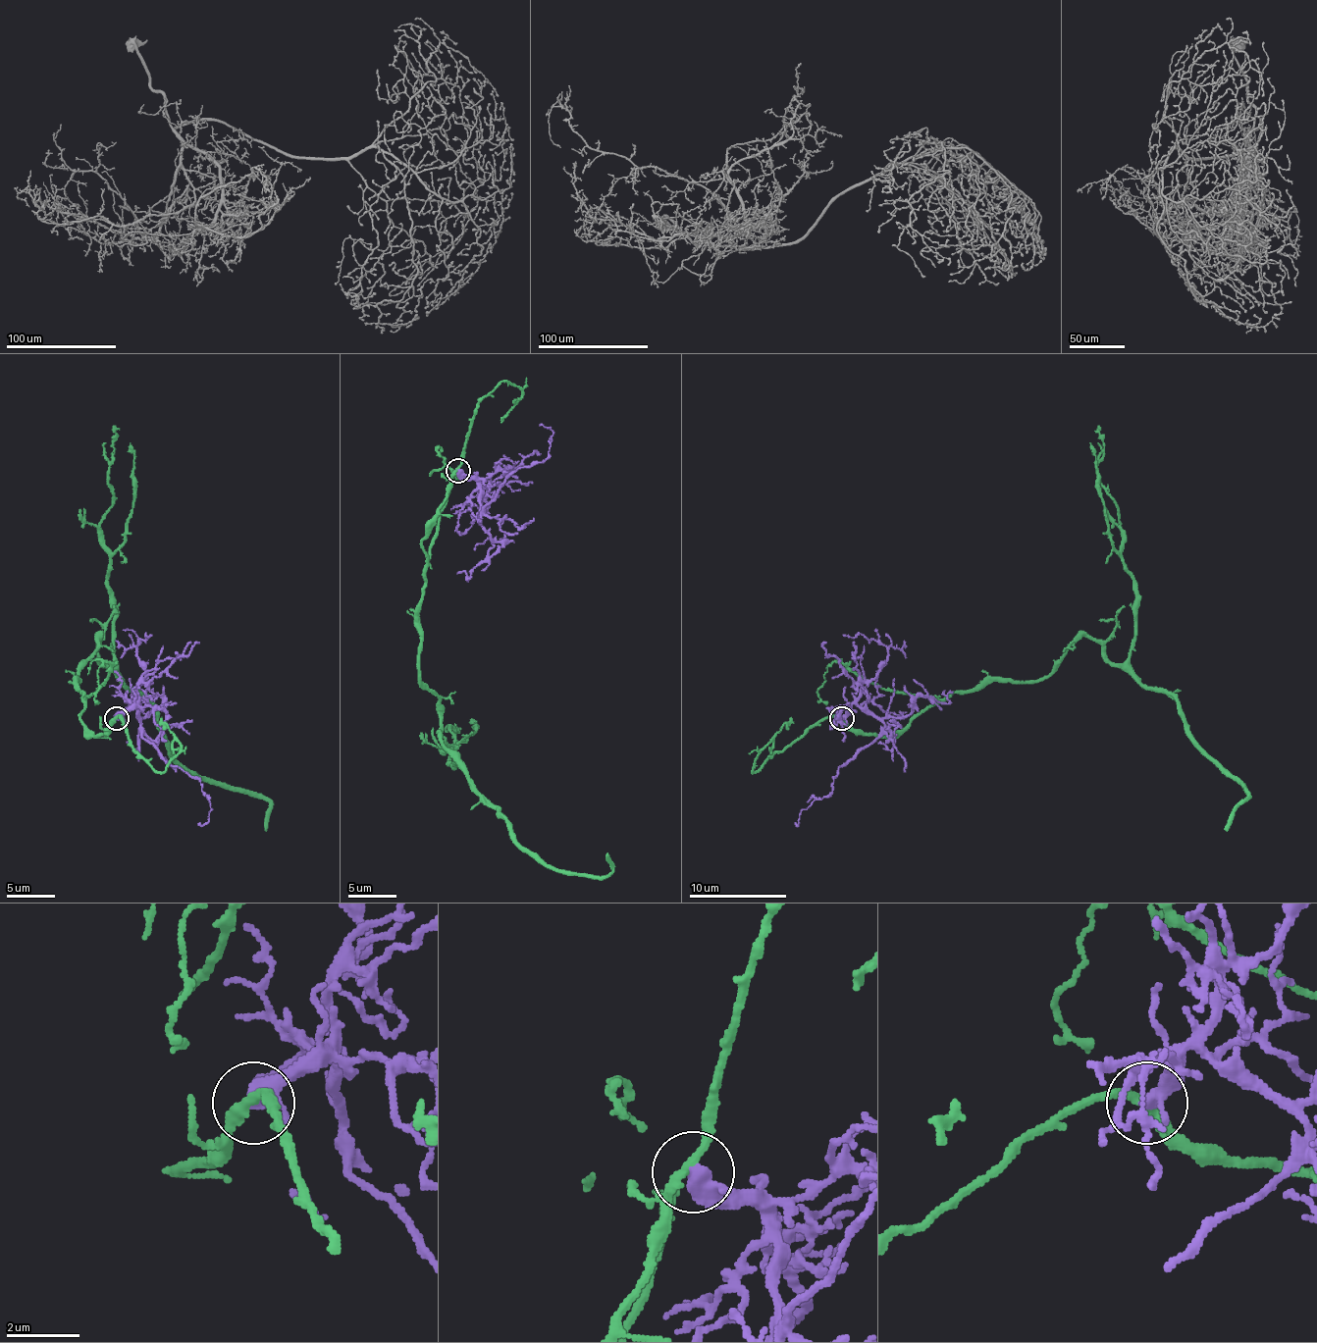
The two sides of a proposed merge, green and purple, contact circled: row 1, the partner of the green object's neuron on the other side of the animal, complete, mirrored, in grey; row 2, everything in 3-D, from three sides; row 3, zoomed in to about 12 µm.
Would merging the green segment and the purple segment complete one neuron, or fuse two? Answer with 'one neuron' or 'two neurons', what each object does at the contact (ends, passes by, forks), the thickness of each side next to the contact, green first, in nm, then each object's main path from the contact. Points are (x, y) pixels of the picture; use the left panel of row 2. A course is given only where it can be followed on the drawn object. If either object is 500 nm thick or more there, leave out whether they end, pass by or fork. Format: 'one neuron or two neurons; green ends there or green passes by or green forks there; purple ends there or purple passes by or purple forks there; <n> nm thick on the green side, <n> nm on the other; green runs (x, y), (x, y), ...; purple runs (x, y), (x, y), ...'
two neurons; green passes by; purple passes by; 240 nm thick on the green side, 360 nm on the other; green runs (116, 719), (94, 736), (79, 719), (99, 637), (182, 765), (269, 801), (264, 830); purple runs (116, 719), (135, 704), (140, 731), (170, 765), (188, 772), (206, 794), (211, 808), (206, 823), (198, 823)

